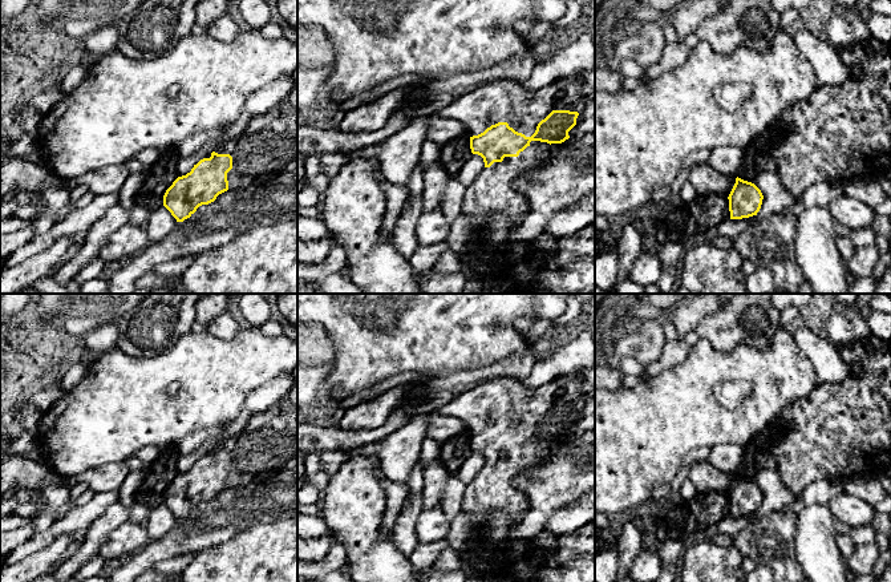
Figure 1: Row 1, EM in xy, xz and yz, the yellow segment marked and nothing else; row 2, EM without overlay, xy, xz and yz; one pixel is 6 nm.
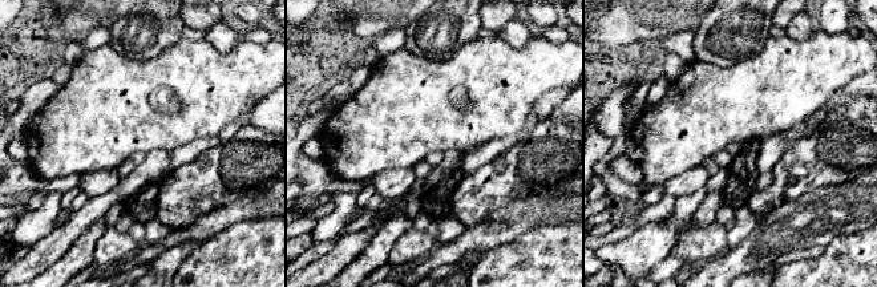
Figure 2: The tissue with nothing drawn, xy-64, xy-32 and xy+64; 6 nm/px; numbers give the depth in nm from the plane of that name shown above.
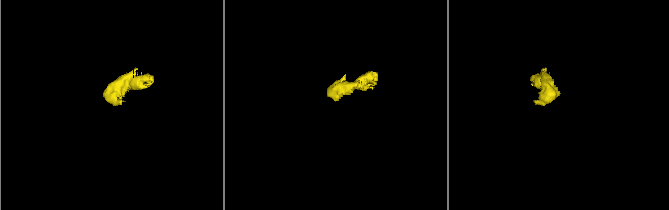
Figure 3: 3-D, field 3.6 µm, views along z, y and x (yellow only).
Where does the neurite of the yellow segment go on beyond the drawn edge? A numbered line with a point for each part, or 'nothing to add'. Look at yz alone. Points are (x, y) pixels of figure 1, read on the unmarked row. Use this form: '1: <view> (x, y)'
1: yz (703, 475)

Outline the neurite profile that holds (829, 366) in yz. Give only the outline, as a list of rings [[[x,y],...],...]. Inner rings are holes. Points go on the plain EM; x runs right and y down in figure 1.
[[[802,326],[793,335],[798,348],[811,361],[818,384],[841,383],[852,368],[842,359],[841,352],[827,338]]]

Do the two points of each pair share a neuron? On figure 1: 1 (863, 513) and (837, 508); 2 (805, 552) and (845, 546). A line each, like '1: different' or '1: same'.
1: same
2: different

